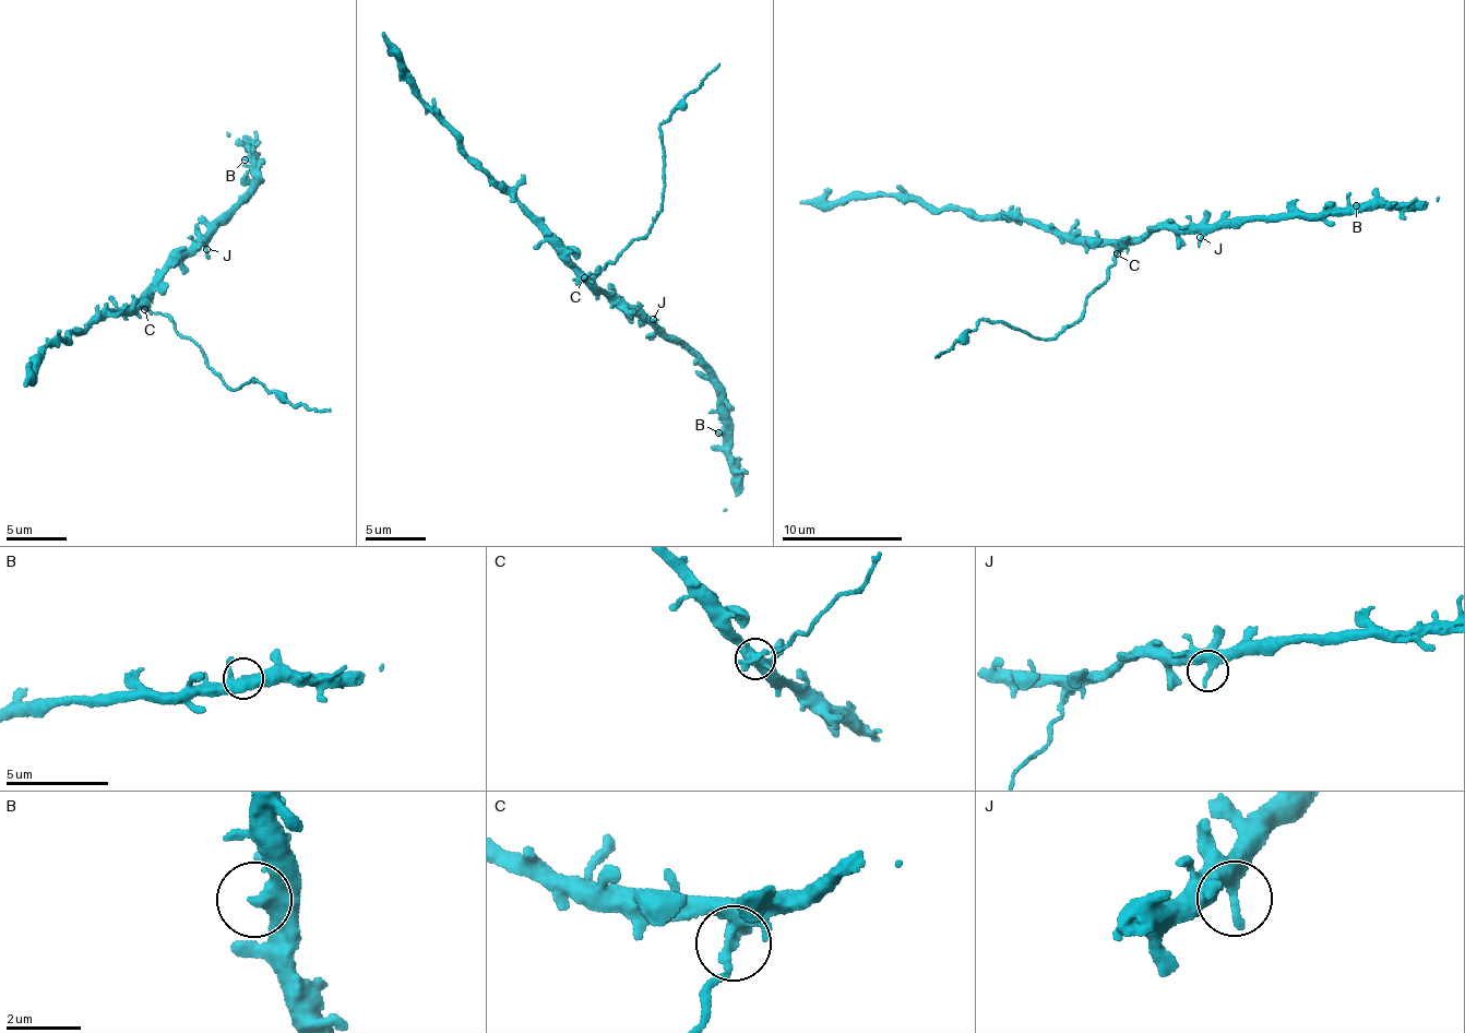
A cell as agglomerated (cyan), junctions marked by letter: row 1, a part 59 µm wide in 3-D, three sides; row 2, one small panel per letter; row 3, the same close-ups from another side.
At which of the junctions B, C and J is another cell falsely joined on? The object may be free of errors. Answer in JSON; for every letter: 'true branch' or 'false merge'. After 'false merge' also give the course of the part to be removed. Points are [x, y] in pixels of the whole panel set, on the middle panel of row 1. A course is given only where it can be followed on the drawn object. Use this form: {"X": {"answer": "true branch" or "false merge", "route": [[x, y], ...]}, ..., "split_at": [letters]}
{"B": {"answer": "true branch"}, "C": {"answer": "false merge", "route": [[583, 276], [608, 262], [650, 232], [662, 209], [663, 146], [659, 126], [717, 63]]}, "J": {"answer": "true branch"}, "split_at": ["C"]}

